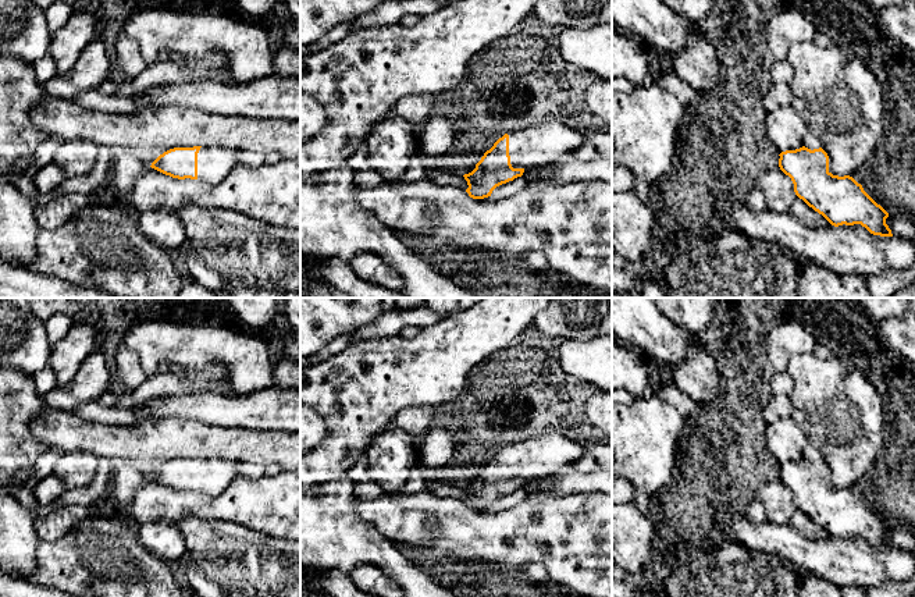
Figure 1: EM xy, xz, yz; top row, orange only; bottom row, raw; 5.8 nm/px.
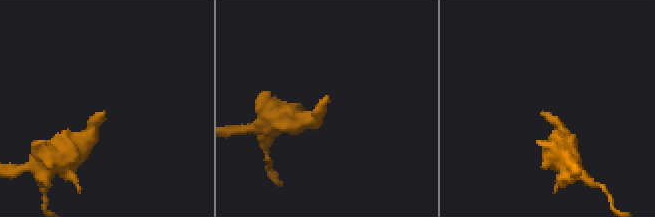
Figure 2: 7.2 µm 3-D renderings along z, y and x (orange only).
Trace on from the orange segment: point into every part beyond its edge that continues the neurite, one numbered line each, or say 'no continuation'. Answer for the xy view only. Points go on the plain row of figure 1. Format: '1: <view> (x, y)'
1: xy (214, 475)

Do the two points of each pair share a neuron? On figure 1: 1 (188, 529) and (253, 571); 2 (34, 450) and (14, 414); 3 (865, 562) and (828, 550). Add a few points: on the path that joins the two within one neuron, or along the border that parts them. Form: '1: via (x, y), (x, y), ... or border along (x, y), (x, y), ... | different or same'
1: via (205, 546), (224, 567), (237, 567) | same
2: via (27, 441), (17, 422) | same
3: via (855, 562), (837, 560) | same

